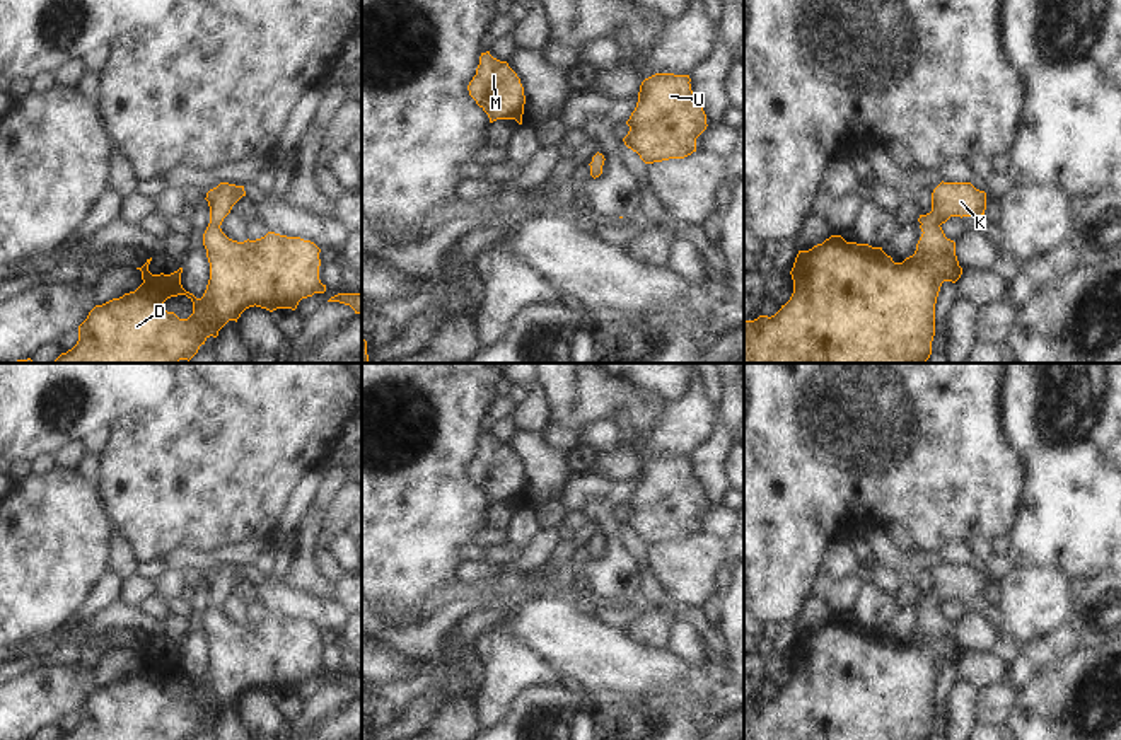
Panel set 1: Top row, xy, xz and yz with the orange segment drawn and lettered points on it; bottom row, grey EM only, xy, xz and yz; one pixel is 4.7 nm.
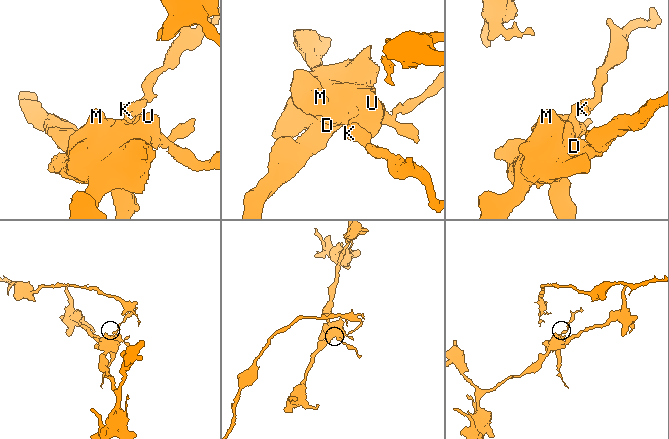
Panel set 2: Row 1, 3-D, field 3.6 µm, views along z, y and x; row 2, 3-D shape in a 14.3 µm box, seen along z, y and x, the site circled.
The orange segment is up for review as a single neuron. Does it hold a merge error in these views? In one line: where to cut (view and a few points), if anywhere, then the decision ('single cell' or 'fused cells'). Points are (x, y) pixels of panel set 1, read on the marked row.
cut none; single cell

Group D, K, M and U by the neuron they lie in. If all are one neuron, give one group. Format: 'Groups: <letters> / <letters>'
Groups: D K M U.

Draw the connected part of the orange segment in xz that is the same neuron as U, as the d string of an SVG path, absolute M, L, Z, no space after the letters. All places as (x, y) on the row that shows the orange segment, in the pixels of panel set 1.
M655 73L642 82L623 142L645 164L696 152L696 138L708 124L689 82L689 75L674 73Z

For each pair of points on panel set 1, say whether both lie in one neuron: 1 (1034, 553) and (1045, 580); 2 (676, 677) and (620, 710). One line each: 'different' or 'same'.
1: different
2: different

